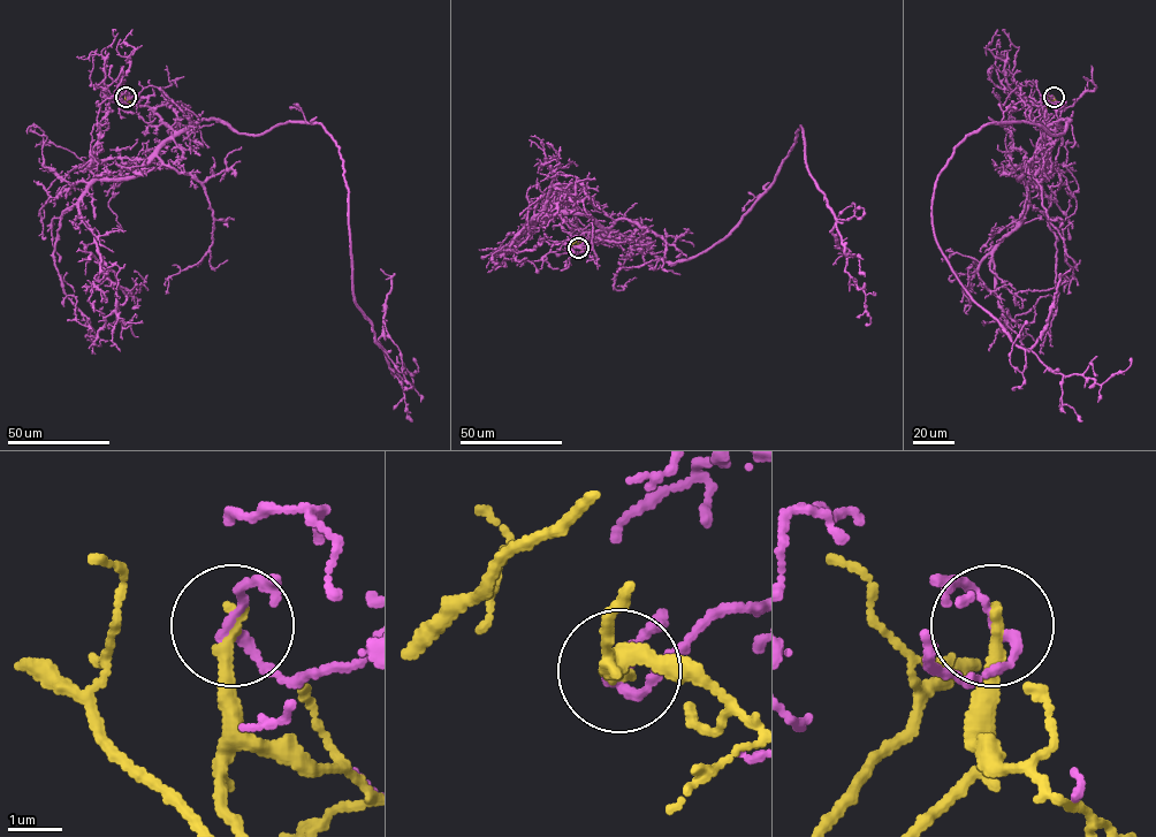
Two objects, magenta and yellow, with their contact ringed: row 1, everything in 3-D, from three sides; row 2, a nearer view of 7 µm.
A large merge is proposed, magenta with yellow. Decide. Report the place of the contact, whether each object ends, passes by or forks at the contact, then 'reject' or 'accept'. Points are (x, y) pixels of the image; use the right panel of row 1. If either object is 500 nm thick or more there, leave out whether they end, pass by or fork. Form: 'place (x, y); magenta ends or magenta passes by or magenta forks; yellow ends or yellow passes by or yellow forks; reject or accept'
place (1054, 97); magenta passes by; yellow ends; reject

